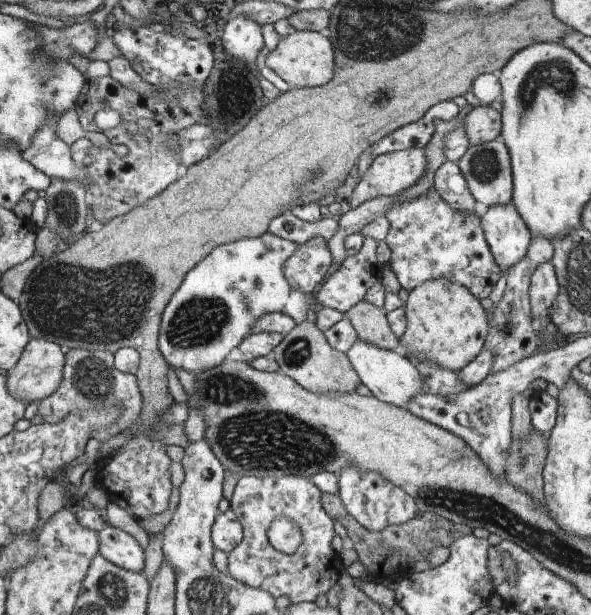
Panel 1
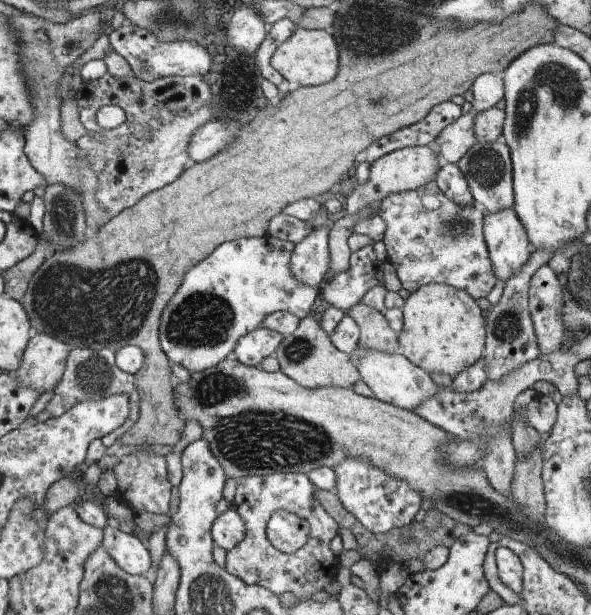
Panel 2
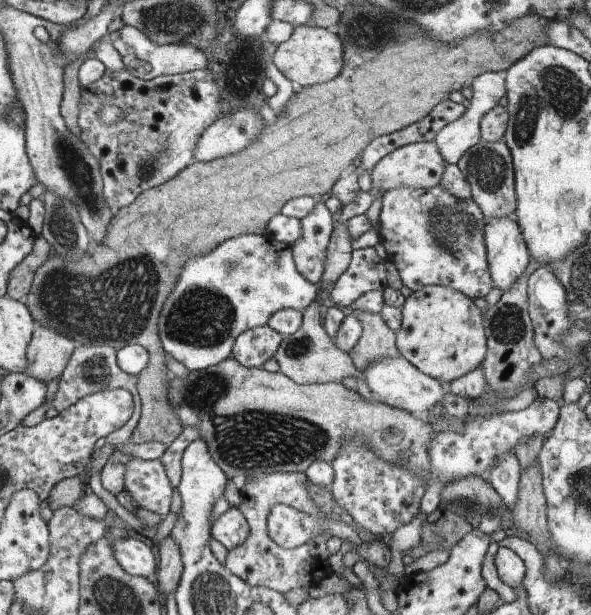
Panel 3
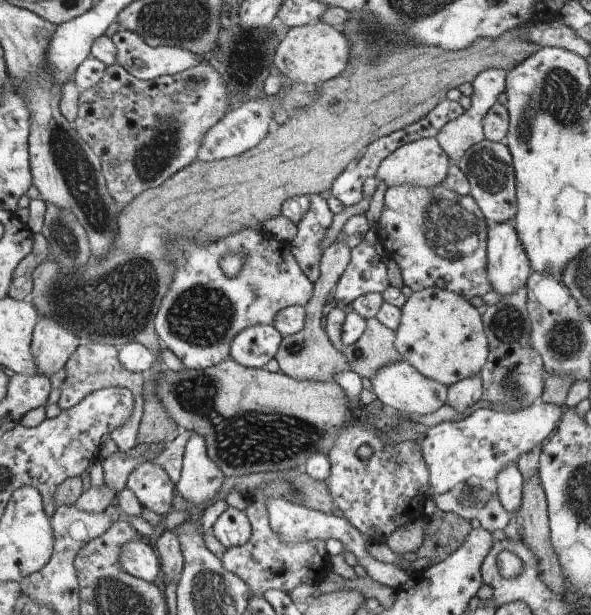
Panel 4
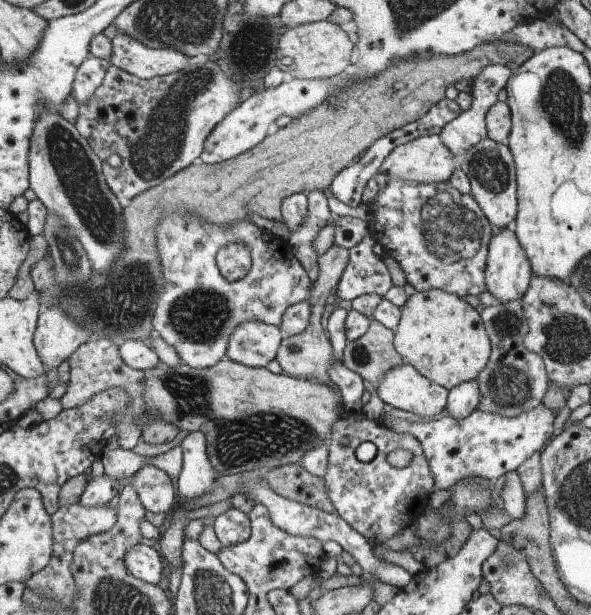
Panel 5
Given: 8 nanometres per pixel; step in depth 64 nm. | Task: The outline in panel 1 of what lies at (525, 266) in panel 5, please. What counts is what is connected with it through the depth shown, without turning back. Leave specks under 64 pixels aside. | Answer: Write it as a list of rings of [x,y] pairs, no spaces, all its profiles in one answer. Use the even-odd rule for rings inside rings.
[[[510,204],[492,206],[480,218],[492,256],[502,274],[518,264],[527,255],[530,232],[518,209]]]

